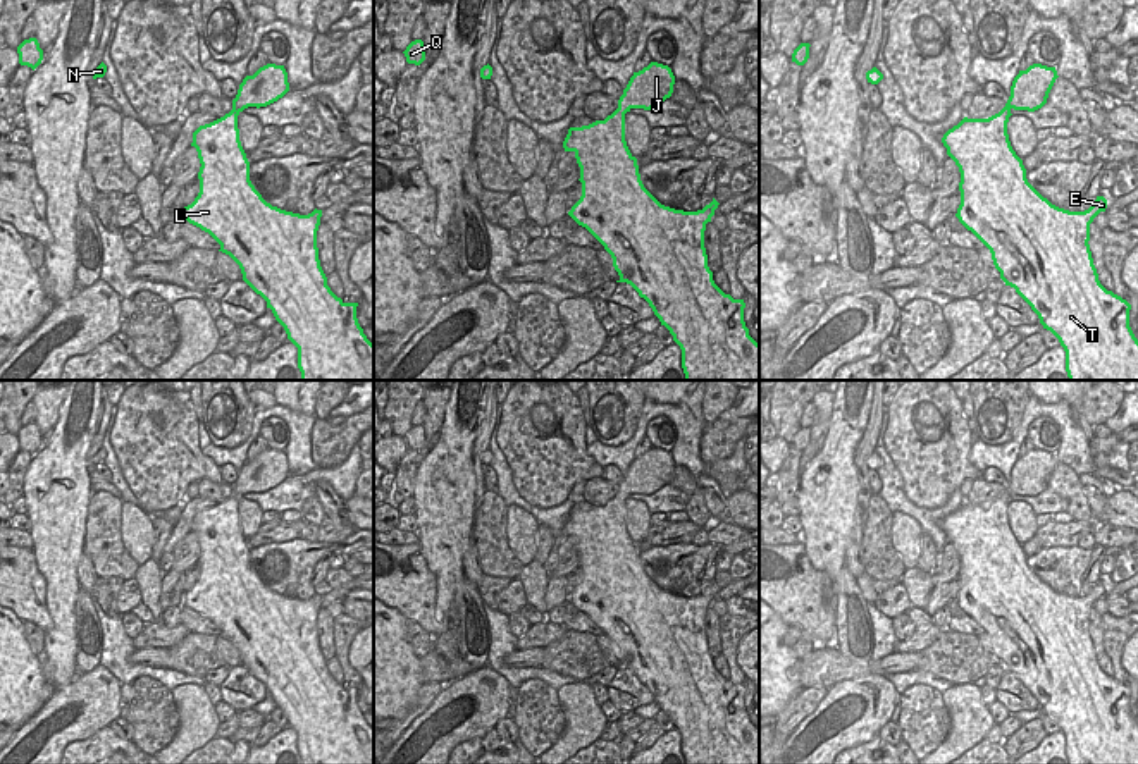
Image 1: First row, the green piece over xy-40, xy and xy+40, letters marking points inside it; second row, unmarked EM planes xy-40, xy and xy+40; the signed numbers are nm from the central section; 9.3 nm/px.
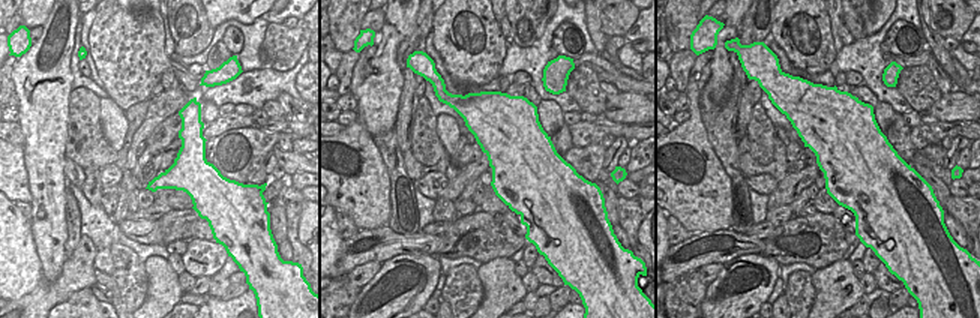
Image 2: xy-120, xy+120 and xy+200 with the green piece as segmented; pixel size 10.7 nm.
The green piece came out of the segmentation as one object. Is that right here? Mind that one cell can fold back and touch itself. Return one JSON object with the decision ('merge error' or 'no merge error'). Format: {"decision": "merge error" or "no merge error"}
{"decision": "no merge error"}

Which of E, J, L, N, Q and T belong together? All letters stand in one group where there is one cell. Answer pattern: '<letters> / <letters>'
E J L N Q T

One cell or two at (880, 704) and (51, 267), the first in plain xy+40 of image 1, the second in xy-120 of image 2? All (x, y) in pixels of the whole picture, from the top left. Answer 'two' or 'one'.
two

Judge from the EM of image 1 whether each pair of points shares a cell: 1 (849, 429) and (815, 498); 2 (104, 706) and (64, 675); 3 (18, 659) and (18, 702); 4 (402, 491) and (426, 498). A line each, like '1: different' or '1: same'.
1: same
2: different
3: same
4: different

